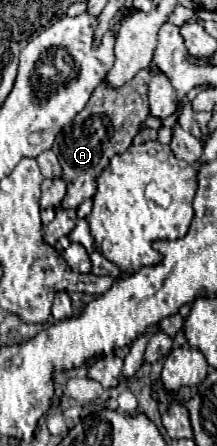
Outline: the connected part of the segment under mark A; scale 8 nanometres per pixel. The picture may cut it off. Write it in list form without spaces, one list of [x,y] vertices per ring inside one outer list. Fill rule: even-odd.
[[[140,70],[122,88],[112,90],[112,88],[100,84],[92,92],[92,98],[88,100],[84,110],[58,134],[52,150],[56,152],[56,156],[60,160],[62,178],[66,180],[66,186],[68,186],[68,192],[64,196],[64,200],[58,204],[58,208],[66,208],[66,210],[78,208],[84,200],[92,198],[96,192],[96,178],[108,166],[110,158],[114,154],[122,154],[124,150],[130,148],[140,126],[150,116],[148,82],[150,82],[150,72]]]

